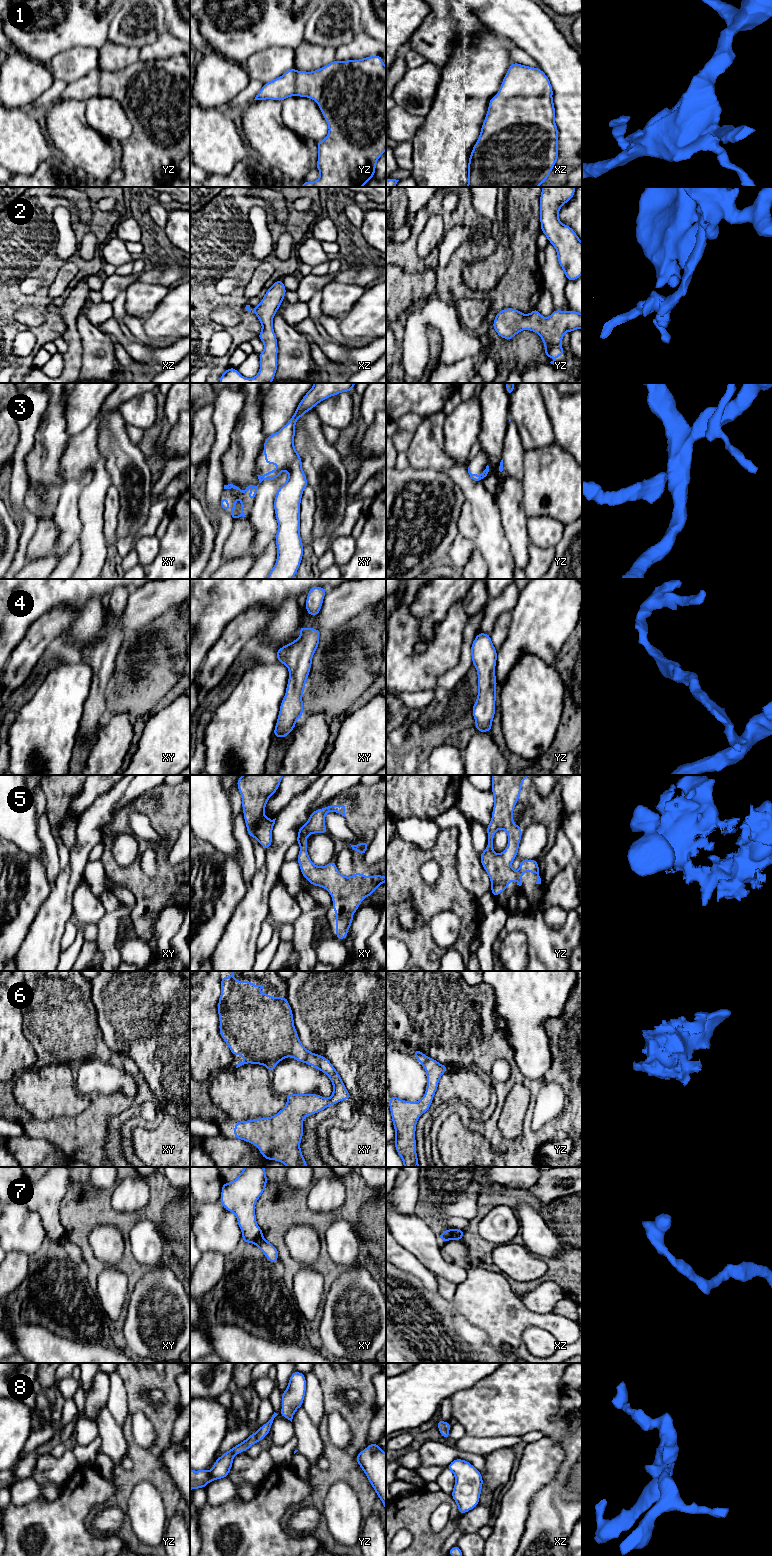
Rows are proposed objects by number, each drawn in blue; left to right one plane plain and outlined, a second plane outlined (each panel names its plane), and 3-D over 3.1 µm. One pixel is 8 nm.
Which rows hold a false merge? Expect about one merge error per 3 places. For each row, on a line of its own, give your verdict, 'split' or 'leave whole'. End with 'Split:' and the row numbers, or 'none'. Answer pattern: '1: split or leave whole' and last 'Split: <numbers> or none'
1: leave whole
2: leave whole
3: leave whole
4: leave whole
5: leave whole
6: leave whole
7: split
8: leave whole
Split: 7

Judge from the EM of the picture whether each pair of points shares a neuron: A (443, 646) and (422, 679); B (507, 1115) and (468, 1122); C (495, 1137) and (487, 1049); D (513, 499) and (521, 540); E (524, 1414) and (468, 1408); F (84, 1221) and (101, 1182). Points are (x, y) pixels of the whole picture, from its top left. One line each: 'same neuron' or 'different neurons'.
A: same neuron
B: different neurons
C: same neuron
D: same neuron
E: same neuron
F: different neurons

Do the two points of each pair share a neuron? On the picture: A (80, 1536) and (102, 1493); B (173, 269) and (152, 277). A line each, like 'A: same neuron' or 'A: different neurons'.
A: same neuron
B: same neuron

